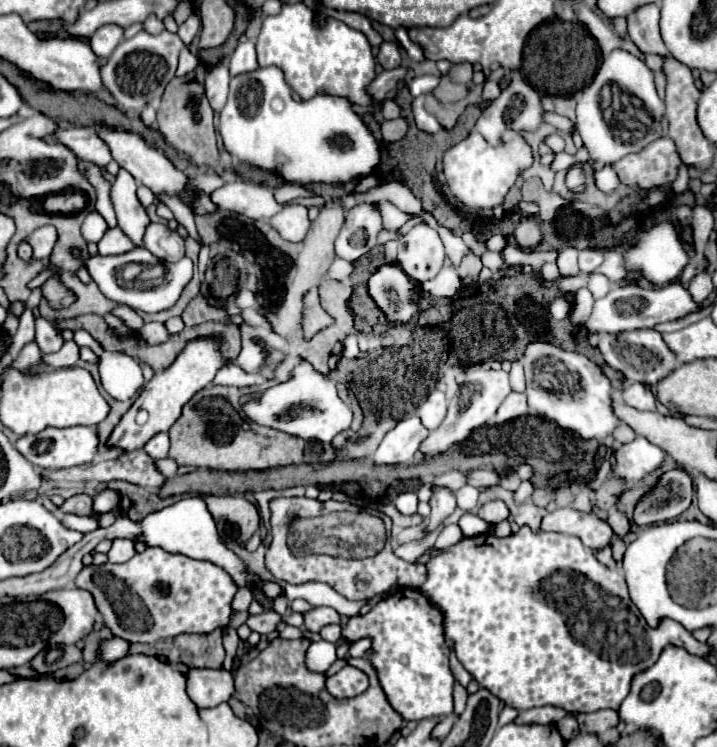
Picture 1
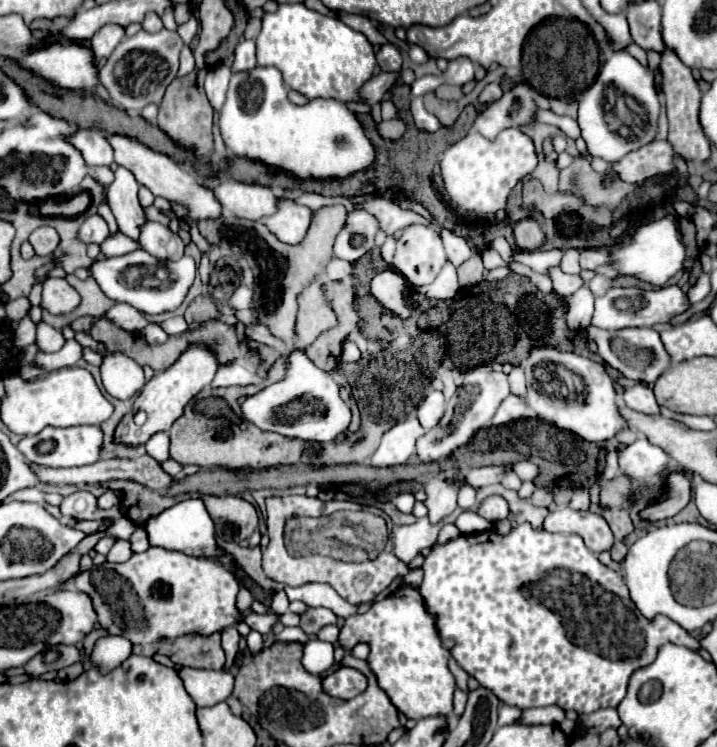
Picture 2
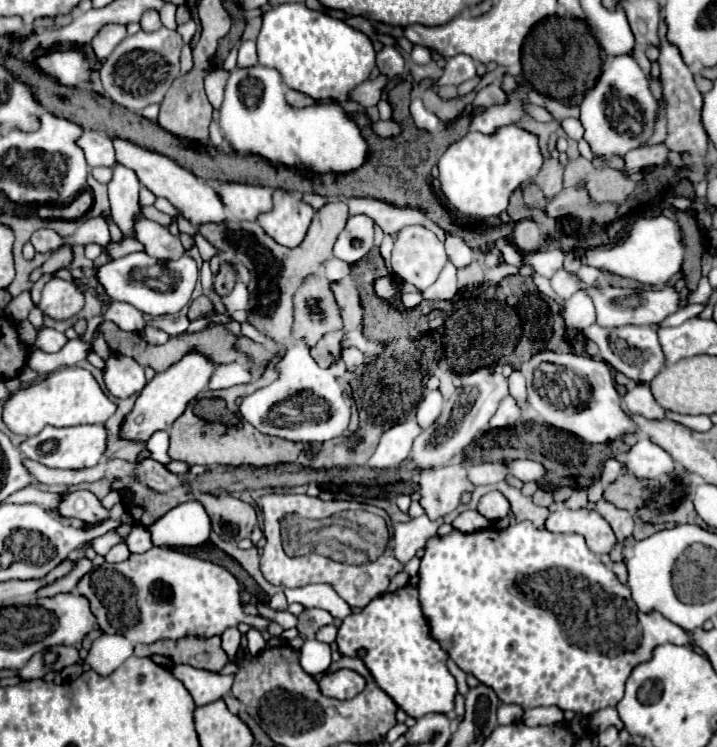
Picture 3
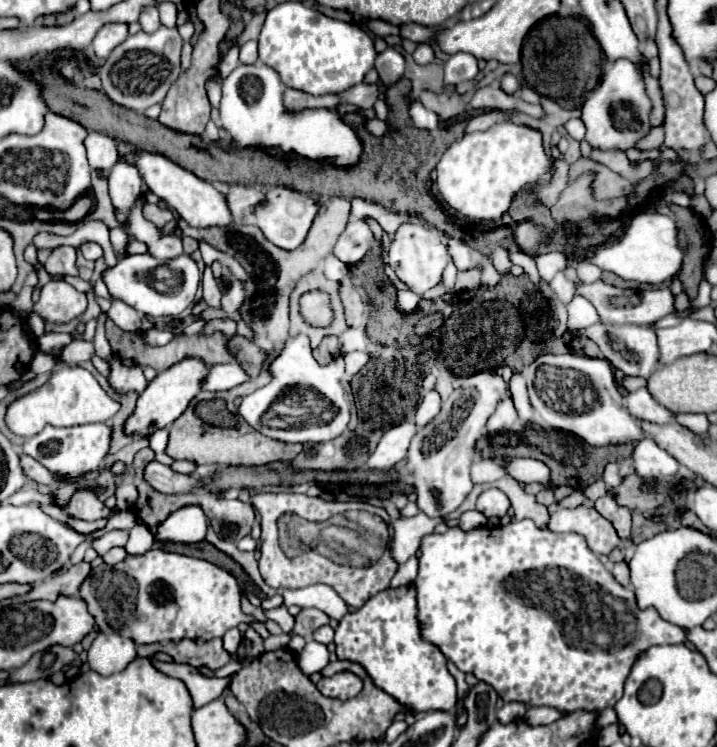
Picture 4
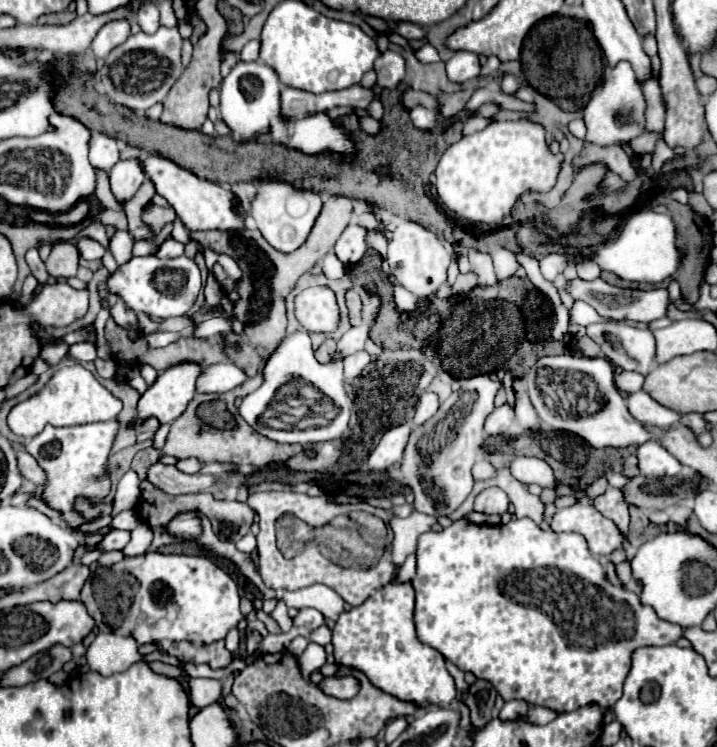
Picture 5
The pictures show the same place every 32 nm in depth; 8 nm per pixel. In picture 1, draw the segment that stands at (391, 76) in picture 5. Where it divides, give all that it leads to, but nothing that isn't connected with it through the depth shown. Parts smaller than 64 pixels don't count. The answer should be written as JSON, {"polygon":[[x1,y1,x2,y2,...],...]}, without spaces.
{"polygon":[[384,42,380,46,380,52,378,52,378,62,384,70,392,70,392,68,398,68,400,66,400,48,398,44,394,42]]}

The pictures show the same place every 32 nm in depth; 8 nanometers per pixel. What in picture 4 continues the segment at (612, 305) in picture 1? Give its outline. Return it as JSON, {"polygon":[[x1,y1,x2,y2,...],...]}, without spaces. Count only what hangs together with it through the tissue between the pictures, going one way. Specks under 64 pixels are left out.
{"polygon":[[596,280,592,284,578,282,576,284,576,294,584,296,588,302,592,302,592,306,598,310,598,316,604,324,642,324,642,326,650,326,656,320,674,312,674,296,668,288,646,290,646,292,642,292,642,290,622,290,622,288,608,286,602,280]]}

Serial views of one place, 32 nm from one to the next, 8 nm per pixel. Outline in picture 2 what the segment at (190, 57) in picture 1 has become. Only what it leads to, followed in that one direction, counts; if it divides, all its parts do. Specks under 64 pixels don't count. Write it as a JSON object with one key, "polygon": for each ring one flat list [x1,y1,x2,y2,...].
{"polygon":[[188,46,182,48,182,54,180,54,180,72,178,76,186,76,194,70,194,56,192,56,192,50]]}

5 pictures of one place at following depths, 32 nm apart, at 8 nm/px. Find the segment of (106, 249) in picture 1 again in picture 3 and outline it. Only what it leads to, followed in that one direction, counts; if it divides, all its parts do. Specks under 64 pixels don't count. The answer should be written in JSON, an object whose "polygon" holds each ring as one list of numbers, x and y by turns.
{"polygon":[[128,236,128,238,124,238,120,244,110,242,108,250,112,252,112,256,114,256,114,258,120,258,120,256,126,256,126,254,132,254,132,252,142,252,142,250,144,250,144,246,142,246,136,238]]}

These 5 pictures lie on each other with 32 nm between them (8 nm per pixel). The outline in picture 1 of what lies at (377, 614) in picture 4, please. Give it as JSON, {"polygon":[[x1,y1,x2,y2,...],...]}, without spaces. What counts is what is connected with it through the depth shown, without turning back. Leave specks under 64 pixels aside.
{"polygon":[[398,588,366,614,348,618,348,624,342,628,342,638,348,644,372,638,370,662,390,704,404,720,442,718,452,714,454,676,448,666,450,650,444,644,442,616,428,604,428,598,420,590]]}

